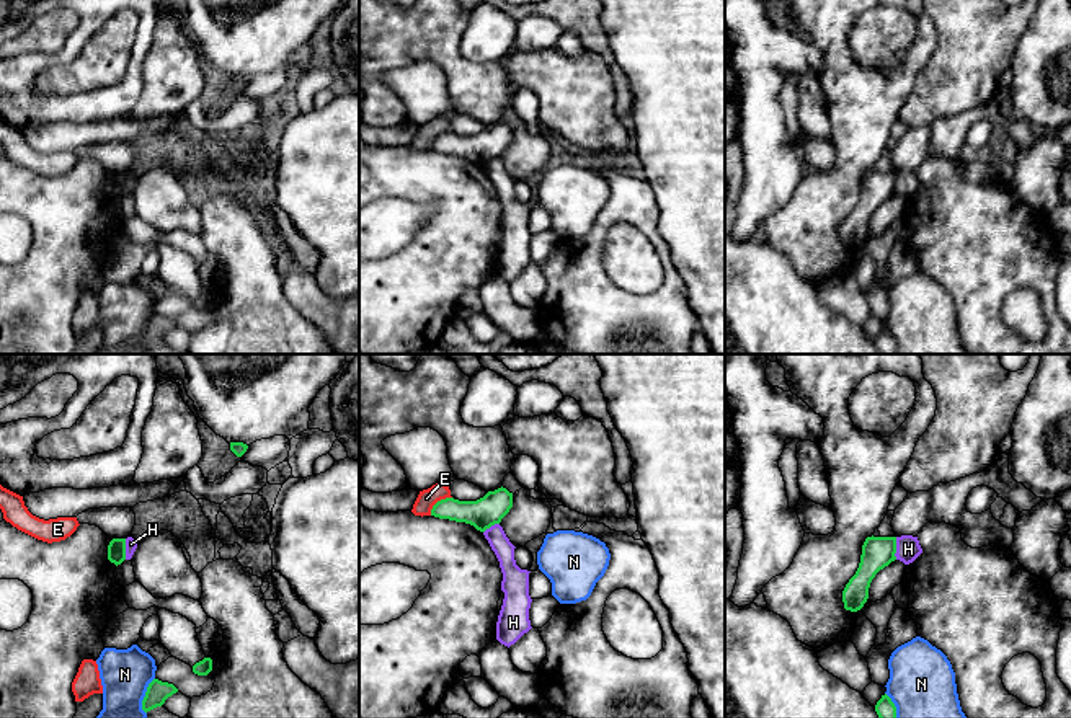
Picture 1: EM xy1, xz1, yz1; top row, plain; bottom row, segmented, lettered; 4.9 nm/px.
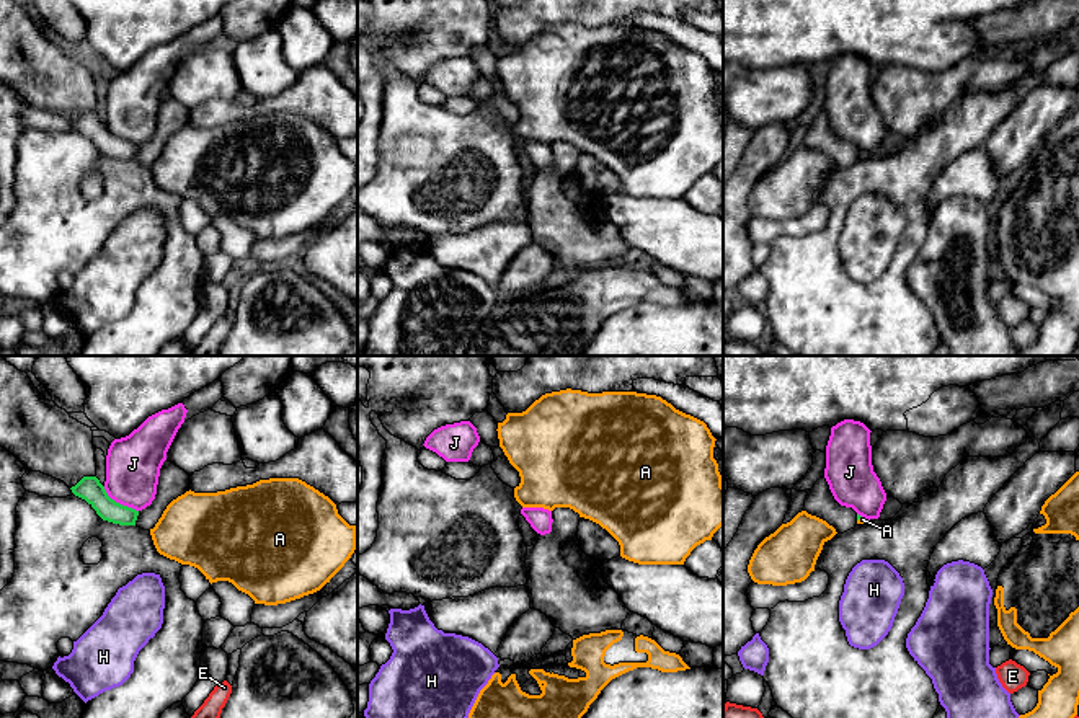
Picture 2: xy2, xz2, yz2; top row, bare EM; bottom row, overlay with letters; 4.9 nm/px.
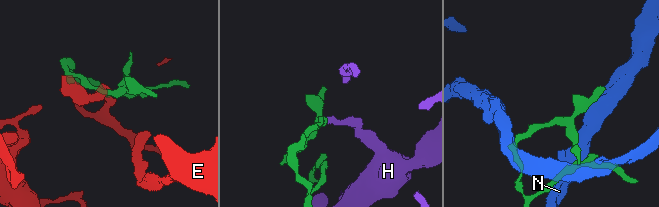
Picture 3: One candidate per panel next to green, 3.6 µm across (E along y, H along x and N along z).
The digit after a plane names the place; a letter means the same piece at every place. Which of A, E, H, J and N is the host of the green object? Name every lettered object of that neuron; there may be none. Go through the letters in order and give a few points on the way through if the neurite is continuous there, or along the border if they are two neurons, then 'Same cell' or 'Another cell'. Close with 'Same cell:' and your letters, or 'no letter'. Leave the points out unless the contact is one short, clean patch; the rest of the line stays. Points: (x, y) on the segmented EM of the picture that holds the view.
A: Path across: yz2 (857, 514), (859, 518), (862, 519). Same cell
E: Another cell
H: Boundary: yz1 (897, 537), (895, 558). Another cell
J: Boundary: xy2 (103, 487), (111, 498), (137, 511). Another cell
N: Another cell
Same cell: A

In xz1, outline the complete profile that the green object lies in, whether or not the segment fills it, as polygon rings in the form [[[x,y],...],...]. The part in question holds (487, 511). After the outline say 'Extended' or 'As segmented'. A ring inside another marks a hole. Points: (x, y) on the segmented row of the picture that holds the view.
[[[501,486],[495,491],[488,491],[477,501],[459,501],[454,498],[441,499],[433,506],[431,516],[465,522],[485,532],[491,525],[500,524],[511,507],[513,493]]]. As segmented

